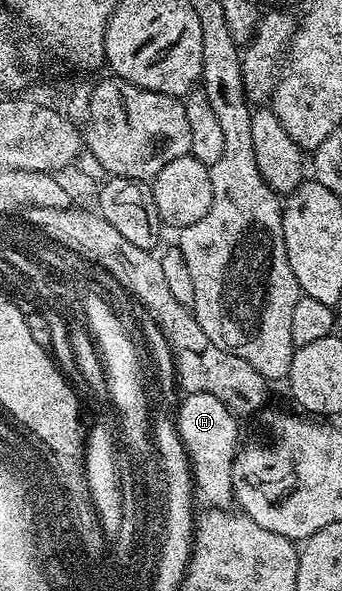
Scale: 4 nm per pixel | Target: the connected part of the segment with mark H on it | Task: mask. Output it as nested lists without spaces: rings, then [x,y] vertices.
[[[185,393],[176,406],[176,429],[192,470],[192,484],[213,507],[225,507],[233,501],[233,455],[239,435],[233,420],[234,414],[215,395]]]

